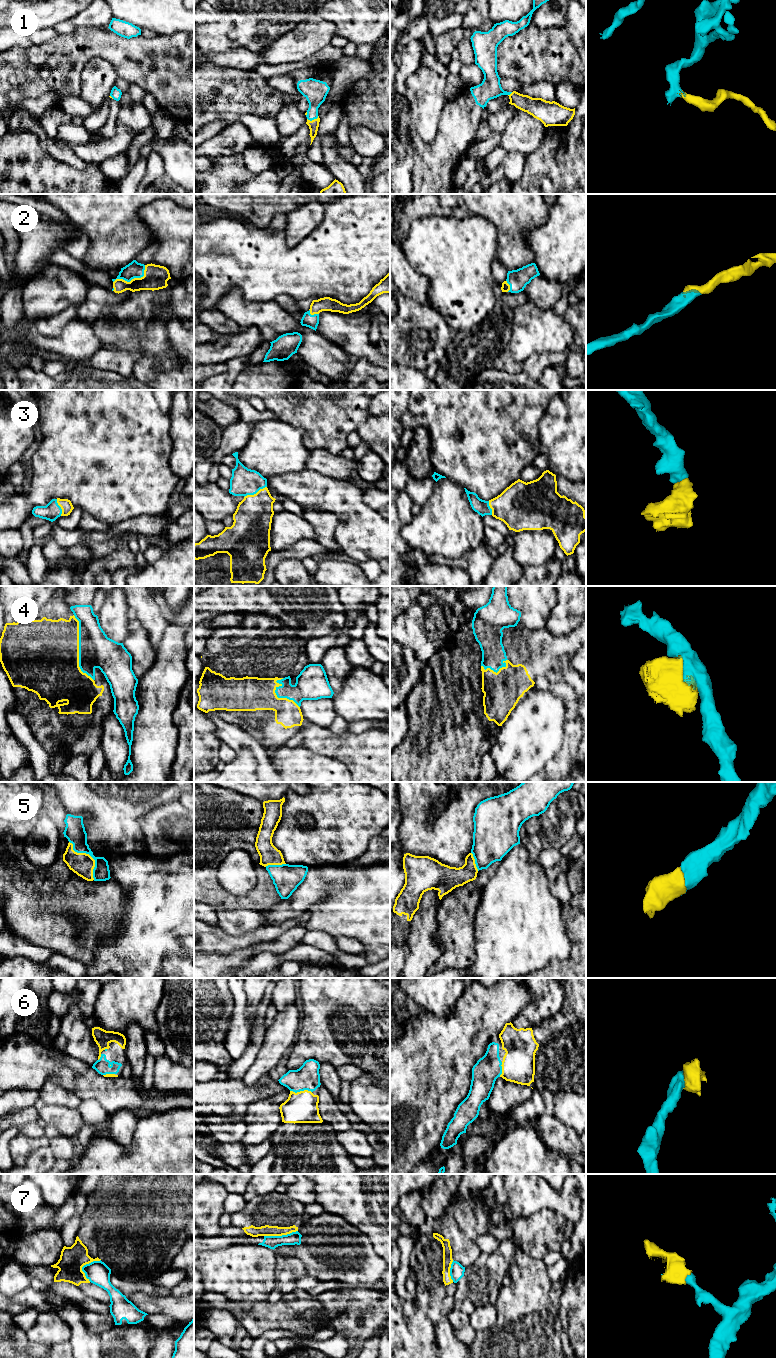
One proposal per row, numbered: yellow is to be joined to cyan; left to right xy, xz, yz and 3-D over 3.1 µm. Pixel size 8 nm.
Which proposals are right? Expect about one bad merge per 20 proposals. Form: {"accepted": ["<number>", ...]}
{"accepted": ["1", "2", "3", "5", "6"]}

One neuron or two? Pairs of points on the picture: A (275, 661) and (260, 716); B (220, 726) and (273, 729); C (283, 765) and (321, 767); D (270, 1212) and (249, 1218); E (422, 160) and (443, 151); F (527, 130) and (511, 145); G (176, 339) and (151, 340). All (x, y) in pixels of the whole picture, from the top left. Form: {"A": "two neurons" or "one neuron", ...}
{"A": "one neuron", "B": "two neurons", "C": "one neuron", "D": "one neuron", "E": "one neuron", "F": "one neuron", "G": "two neurons"}

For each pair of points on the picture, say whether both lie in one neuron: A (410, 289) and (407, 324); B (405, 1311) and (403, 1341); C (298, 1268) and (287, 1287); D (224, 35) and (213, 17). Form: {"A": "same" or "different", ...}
{"A": "different", "B": "same", "C": "same", "D": "same"}

